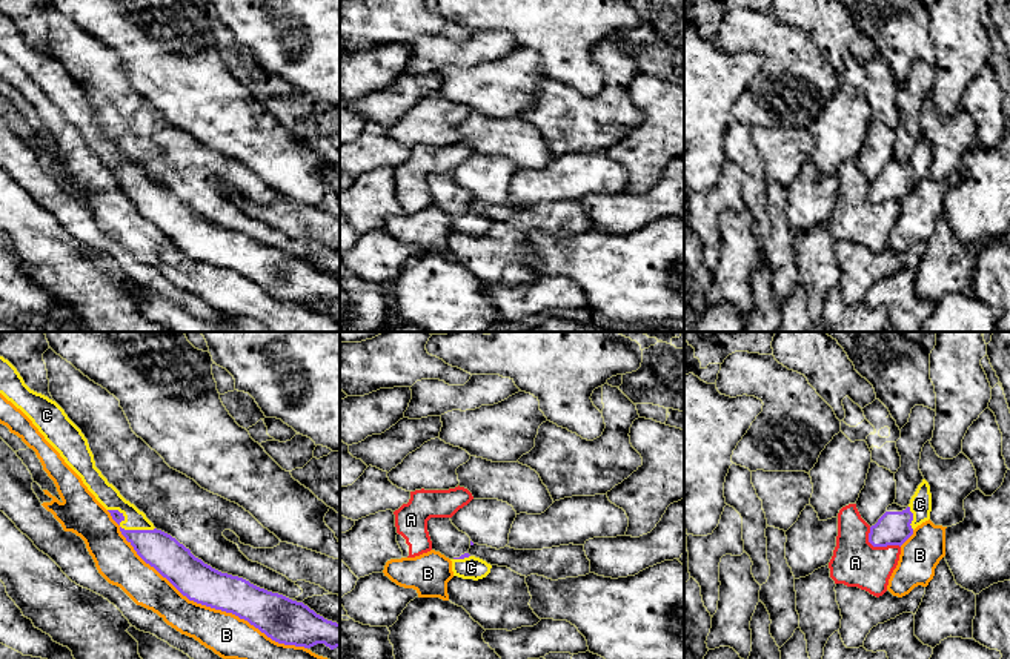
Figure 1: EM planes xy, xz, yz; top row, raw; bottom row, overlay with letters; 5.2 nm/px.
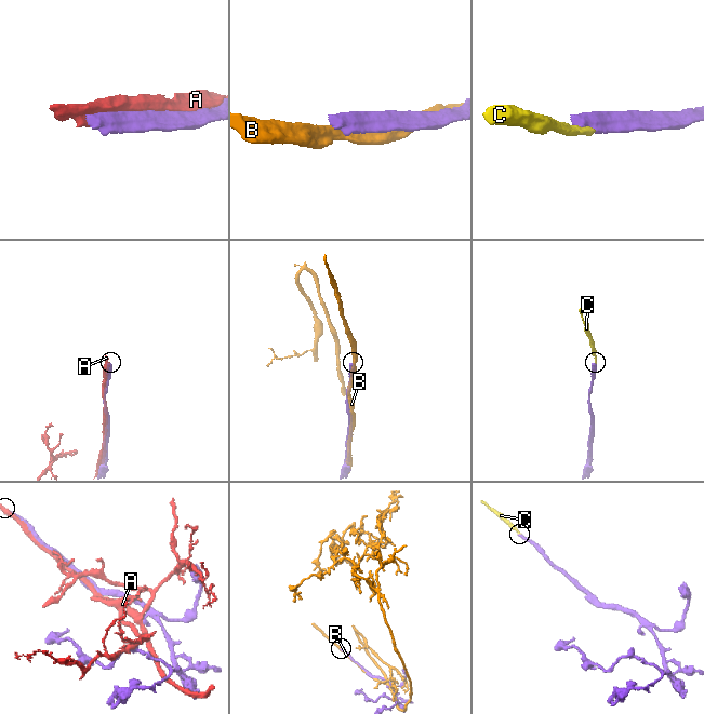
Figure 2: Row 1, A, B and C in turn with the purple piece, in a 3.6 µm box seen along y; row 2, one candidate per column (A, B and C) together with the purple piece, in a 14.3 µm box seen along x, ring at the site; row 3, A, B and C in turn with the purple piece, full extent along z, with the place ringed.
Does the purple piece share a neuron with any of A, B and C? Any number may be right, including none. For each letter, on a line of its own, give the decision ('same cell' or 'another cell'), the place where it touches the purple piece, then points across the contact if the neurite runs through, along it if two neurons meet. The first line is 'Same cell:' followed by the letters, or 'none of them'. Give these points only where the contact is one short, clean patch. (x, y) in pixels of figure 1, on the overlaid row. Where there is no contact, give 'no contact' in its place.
Same cell: C
A: another cell | yz (878, 546)
B: another cell | xy (200, 602)
C: same cell | xy (123, 529) | across xy (160, 550), (136, 529), (123, 529), (123, 512), (105, 493)

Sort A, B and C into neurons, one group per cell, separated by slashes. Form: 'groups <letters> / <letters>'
groups A / B / C

